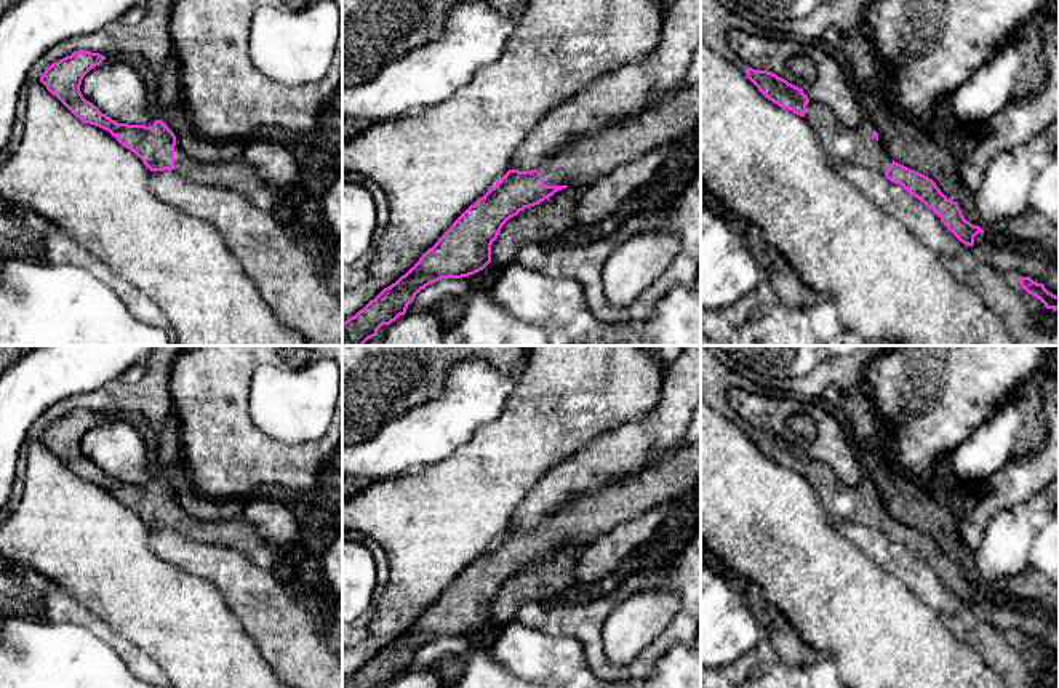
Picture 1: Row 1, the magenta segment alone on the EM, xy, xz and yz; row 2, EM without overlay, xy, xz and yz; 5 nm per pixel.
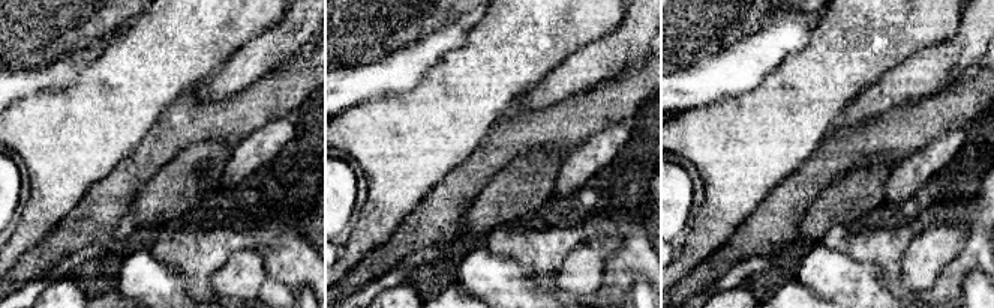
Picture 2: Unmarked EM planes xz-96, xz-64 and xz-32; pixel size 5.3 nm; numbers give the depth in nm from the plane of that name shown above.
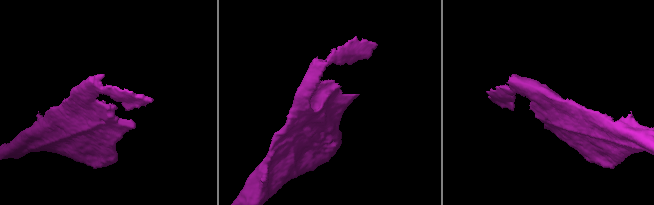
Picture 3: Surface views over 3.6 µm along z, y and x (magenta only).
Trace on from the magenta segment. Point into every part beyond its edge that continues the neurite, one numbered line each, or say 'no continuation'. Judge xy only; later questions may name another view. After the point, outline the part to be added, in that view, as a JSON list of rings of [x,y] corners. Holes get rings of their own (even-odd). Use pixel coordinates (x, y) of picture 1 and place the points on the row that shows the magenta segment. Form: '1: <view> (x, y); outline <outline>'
1: xy (237, 175); outline [[[179,144],[174,146],[174,168],[194,182],[219,186],[251,195],[267,187],[261,174],[242,158],[224,163],[205,163],[192,158]]]

